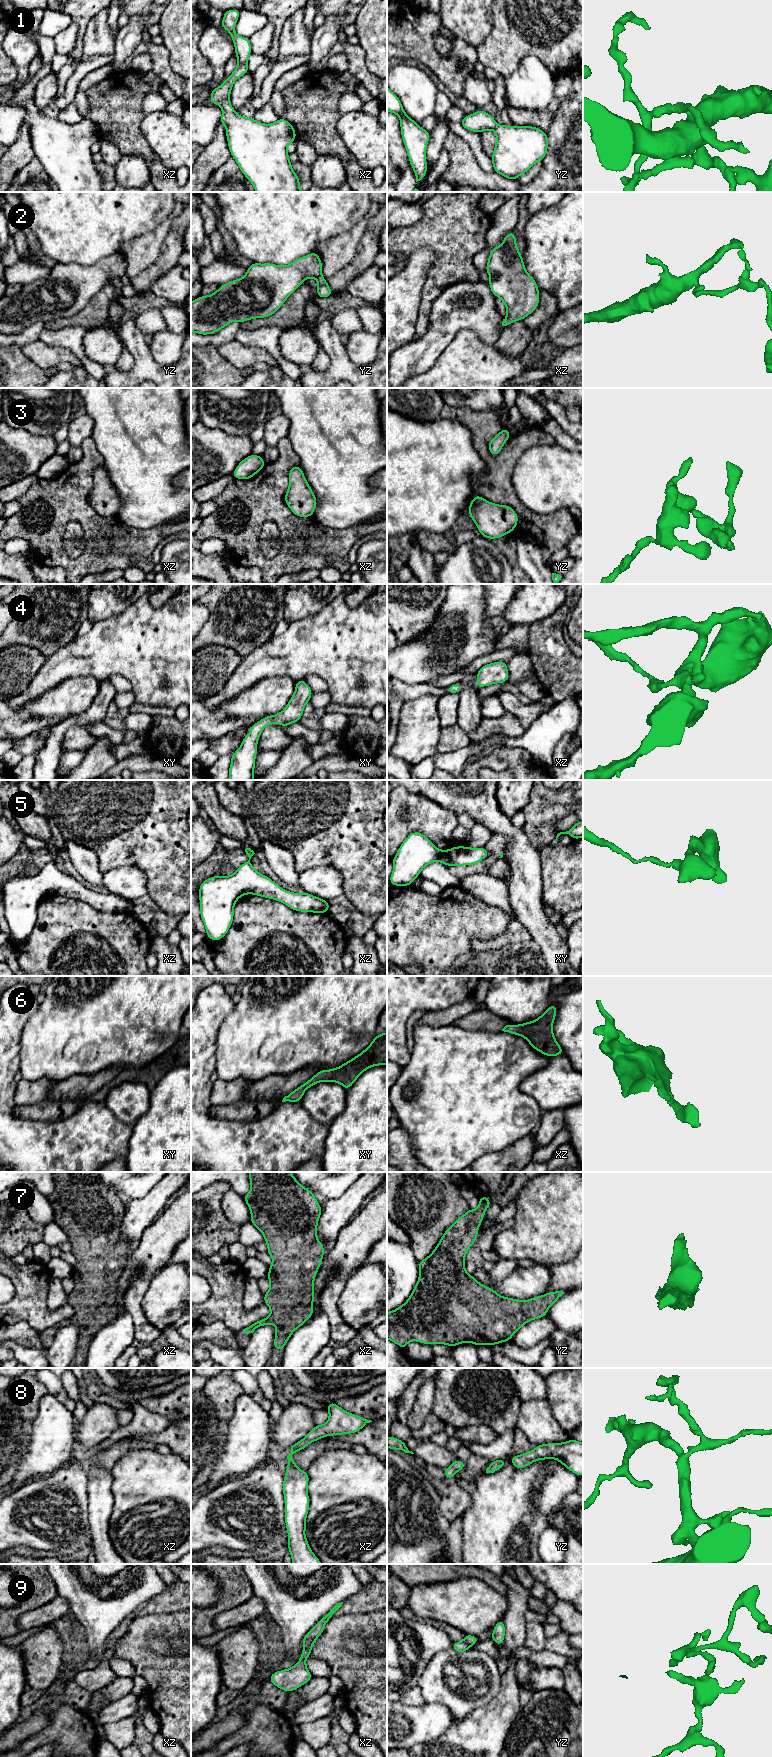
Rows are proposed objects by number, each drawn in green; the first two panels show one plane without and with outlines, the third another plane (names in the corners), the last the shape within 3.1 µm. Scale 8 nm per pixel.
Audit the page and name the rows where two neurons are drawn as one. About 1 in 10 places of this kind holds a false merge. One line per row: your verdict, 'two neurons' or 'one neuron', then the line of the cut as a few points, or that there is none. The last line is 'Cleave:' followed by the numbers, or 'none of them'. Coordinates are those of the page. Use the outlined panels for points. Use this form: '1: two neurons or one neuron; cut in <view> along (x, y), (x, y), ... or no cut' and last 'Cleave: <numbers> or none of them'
1: one neuron; no cut
2: one neuron; no cut
3: one neuron; no cut
4: one neuron; no cut
5: one neuron; no cut
6: one neuron; no cut
7: one neuron; no cut
8: one neuron; no cut
9: two neurons; cut in xz along (316, 1638), (303, 1649)
Cleave: 9

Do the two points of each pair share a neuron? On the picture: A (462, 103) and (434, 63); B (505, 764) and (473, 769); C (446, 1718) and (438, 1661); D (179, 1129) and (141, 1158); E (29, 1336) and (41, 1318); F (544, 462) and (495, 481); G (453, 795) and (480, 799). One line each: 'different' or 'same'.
A: different
B: same
C: different
D: same
E: different
F: different
G: same

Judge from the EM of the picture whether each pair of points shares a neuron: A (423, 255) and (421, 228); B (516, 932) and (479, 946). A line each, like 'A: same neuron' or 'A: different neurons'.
A: different neurons
B: same neuron

